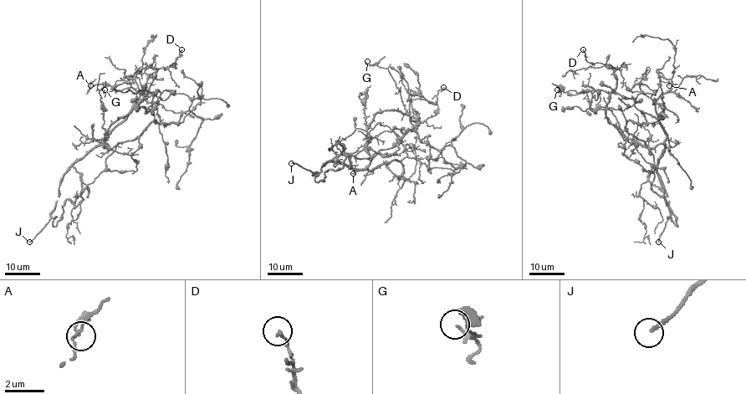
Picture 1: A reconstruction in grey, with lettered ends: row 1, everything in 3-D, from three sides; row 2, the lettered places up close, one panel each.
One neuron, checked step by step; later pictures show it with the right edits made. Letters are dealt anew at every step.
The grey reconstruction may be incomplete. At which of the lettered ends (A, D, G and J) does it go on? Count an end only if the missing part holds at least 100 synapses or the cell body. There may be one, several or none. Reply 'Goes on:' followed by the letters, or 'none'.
Goes on: J

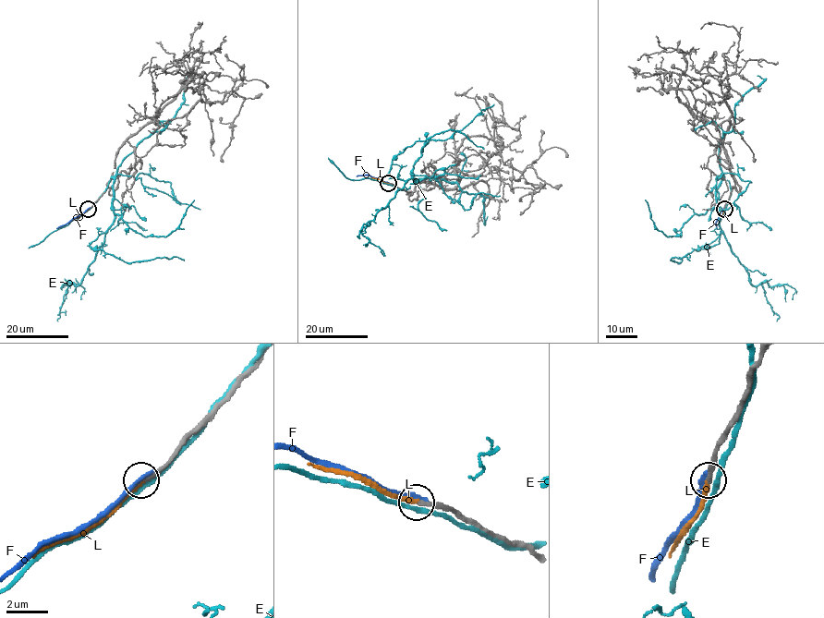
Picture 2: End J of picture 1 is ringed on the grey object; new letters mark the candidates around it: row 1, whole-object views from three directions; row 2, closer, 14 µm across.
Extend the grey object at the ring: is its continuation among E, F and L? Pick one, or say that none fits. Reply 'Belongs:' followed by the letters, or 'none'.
Belongs: L

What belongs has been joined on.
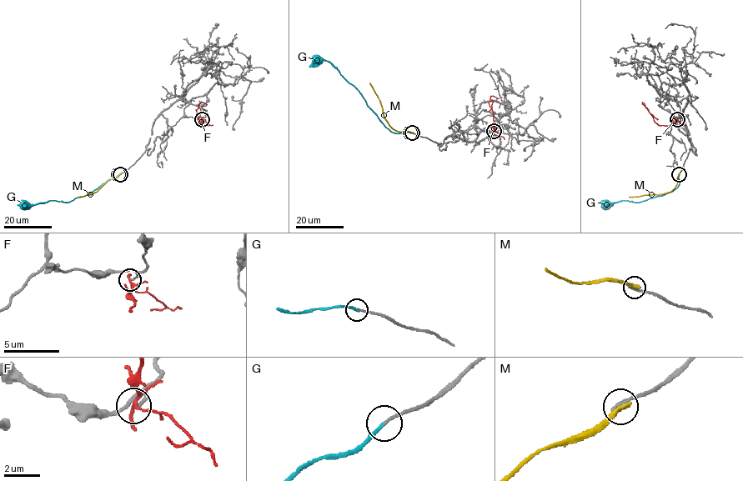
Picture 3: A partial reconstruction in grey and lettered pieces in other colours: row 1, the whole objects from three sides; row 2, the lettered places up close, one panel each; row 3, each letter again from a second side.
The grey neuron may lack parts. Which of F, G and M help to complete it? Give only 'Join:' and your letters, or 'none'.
Join: G

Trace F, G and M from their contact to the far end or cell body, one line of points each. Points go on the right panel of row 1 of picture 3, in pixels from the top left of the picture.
F: (677, 118), (669, 125), (659, 125), (646, 107), (658, 118)
G: (679, 174), (679, 184), (672, 191), (639, 202), (620, 201), (606, 204), (613, 205)
M: (679, 173), (677, 182), (670, 191), (629, 197)

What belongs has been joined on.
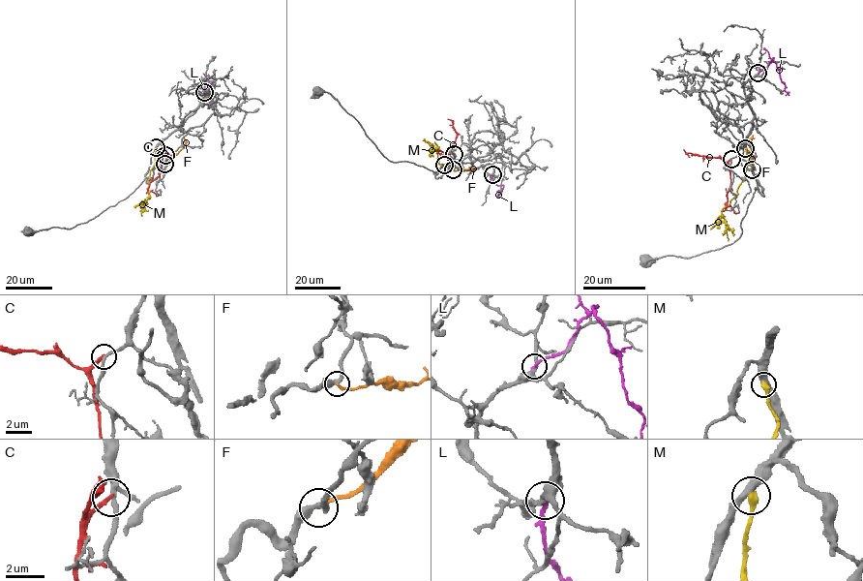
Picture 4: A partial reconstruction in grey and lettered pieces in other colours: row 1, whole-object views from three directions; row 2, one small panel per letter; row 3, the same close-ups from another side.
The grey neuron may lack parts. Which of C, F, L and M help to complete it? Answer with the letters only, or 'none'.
none

